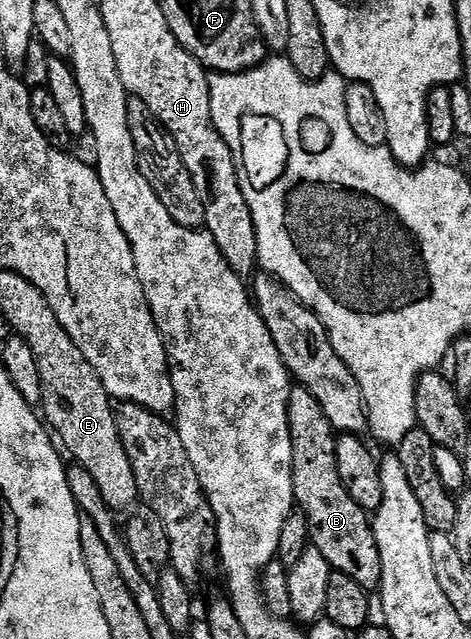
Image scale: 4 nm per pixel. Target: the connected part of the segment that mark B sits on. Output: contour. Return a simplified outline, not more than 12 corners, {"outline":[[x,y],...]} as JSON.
{"outline":[[316,395],[288,399],[294,500],[312,545],[374,591],[371,518],[336,467],[336,430]]}

